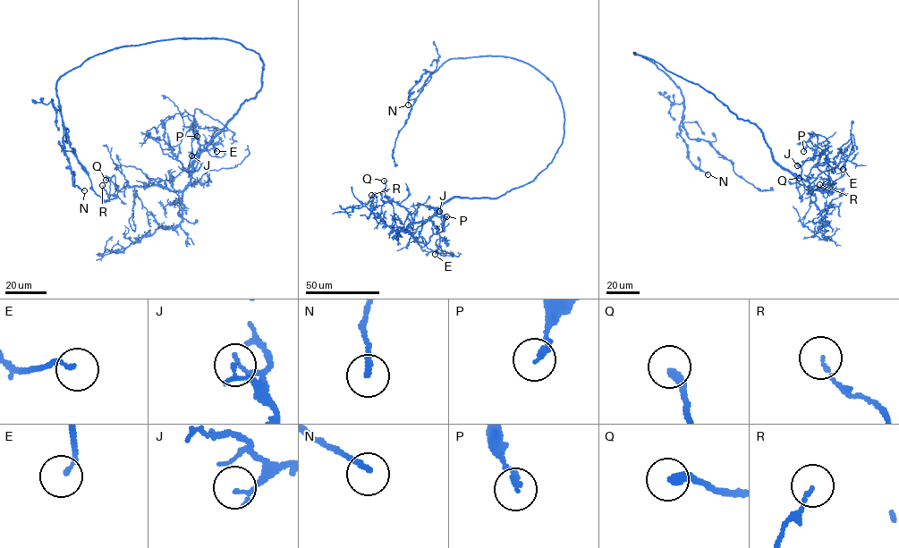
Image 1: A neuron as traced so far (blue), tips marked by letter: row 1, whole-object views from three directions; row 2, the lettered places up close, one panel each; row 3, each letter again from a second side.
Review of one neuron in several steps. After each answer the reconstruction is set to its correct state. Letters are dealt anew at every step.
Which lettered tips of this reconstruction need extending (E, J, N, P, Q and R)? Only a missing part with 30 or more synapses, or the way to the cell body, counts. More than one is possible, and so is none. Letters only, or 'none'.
none

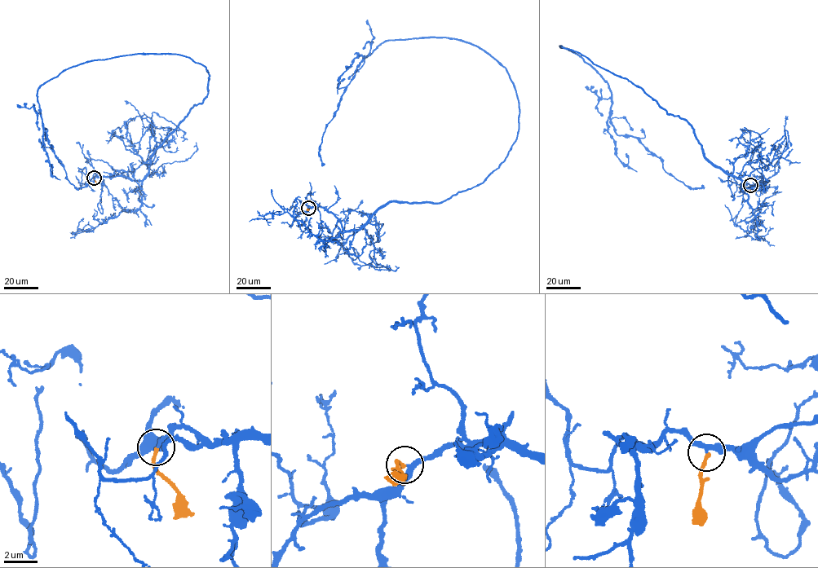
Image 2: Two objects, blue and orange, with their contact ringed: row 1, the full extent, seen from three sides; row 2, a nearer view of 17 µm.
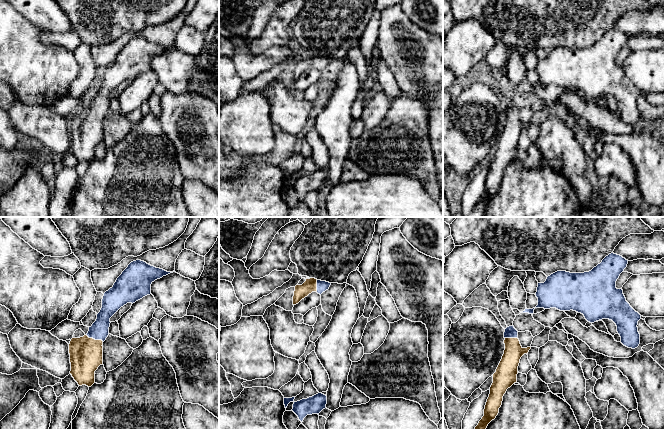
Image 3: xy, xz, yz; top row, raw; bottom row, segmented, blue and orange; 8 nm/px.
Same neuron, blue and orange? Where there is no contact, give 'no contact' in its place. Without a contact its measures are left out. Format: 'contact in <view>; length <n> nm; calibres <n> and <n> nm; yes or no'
contact in xy; length 160 nm; calibres 150 and 280 nm; yes

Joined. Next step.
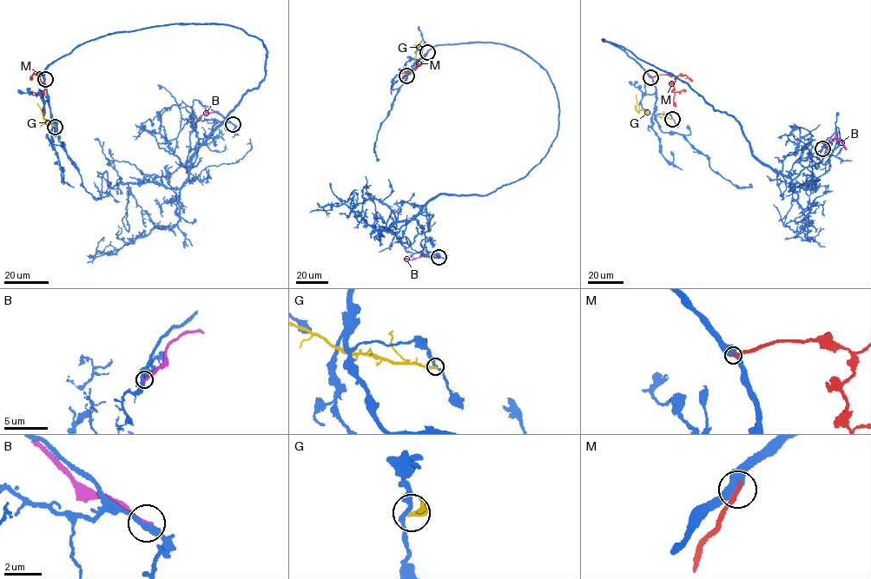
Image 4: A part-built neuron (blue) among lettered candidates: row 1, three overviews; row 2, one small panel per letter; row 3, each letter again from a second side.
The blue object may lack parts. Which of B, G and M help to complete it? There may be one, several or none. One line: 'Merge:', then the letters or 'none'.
Merge: M

